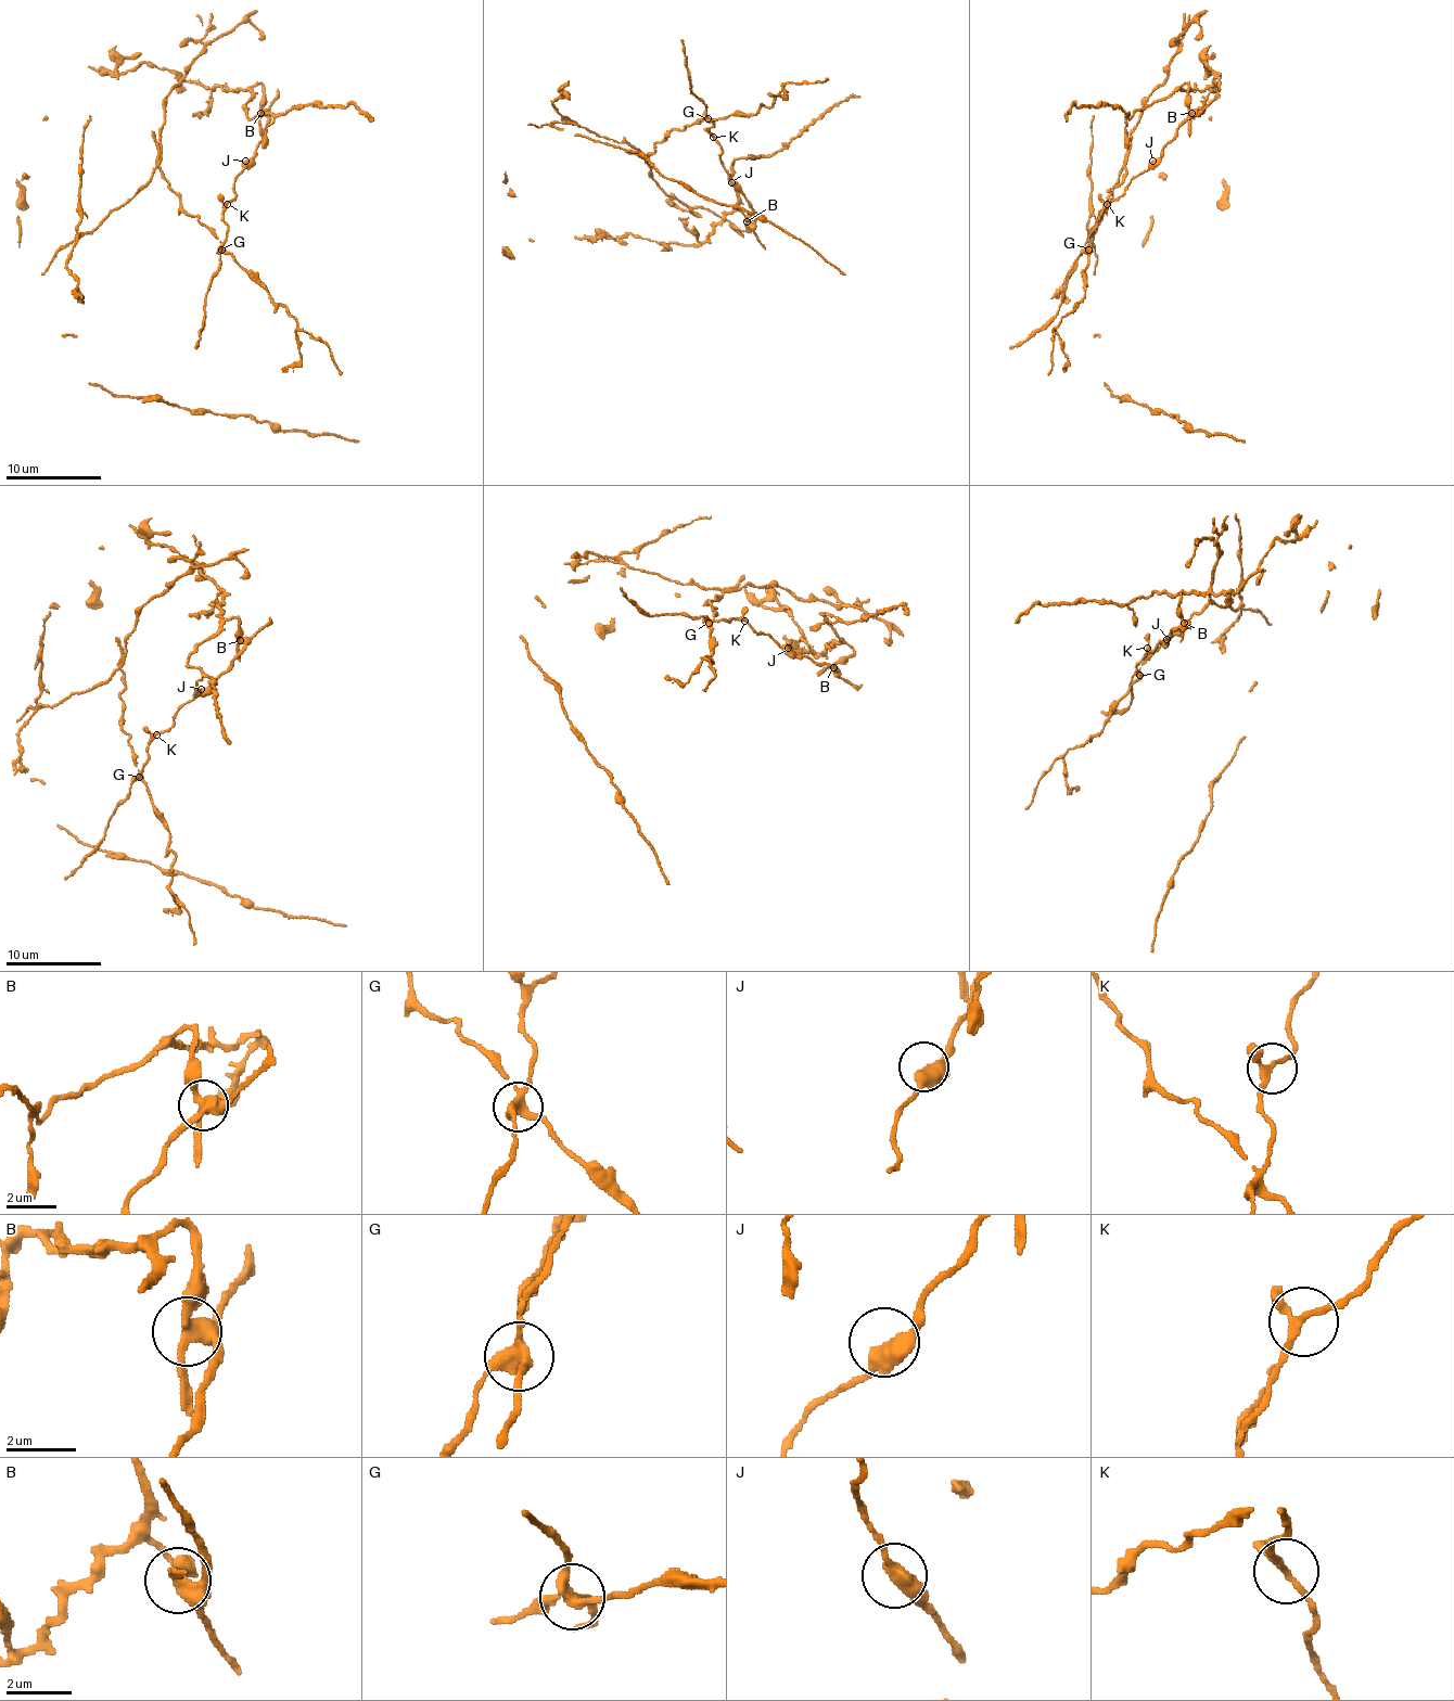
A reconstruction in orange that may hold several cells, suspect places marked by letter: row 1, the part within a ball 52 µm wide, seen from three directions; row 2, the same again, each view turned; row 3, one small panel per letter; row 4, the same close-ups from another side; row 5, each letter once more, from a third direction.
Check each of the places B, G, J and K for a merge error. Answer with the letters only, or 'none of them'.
B, G

